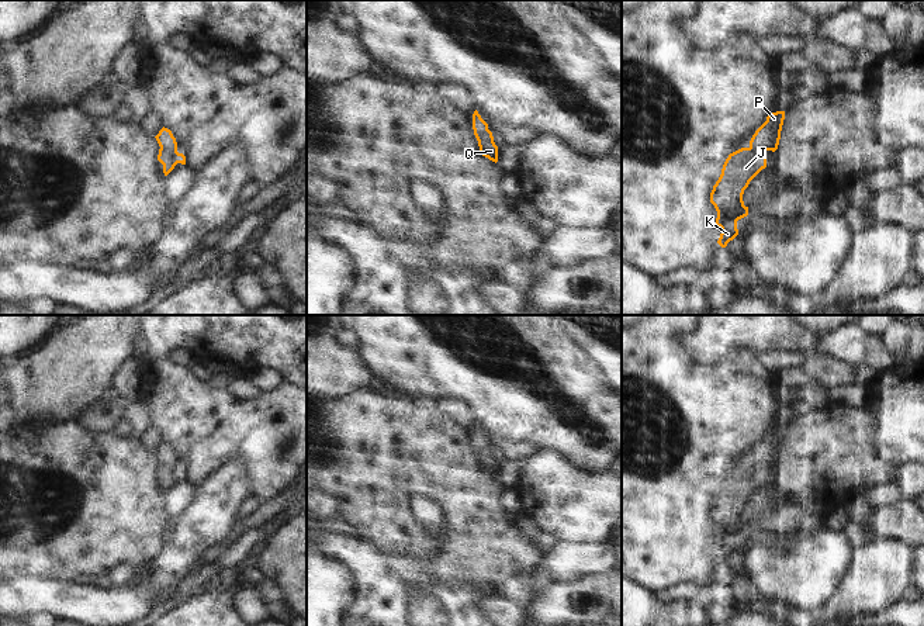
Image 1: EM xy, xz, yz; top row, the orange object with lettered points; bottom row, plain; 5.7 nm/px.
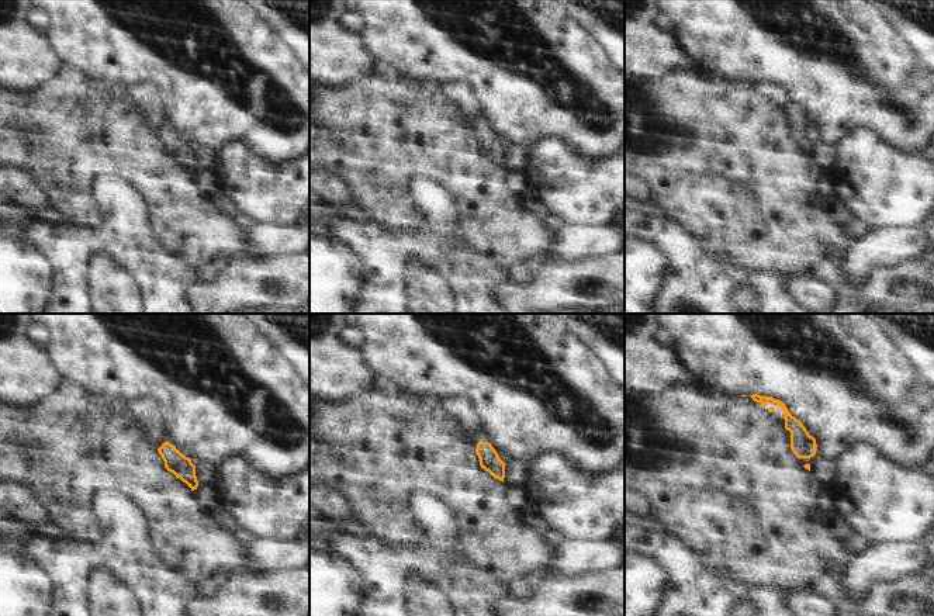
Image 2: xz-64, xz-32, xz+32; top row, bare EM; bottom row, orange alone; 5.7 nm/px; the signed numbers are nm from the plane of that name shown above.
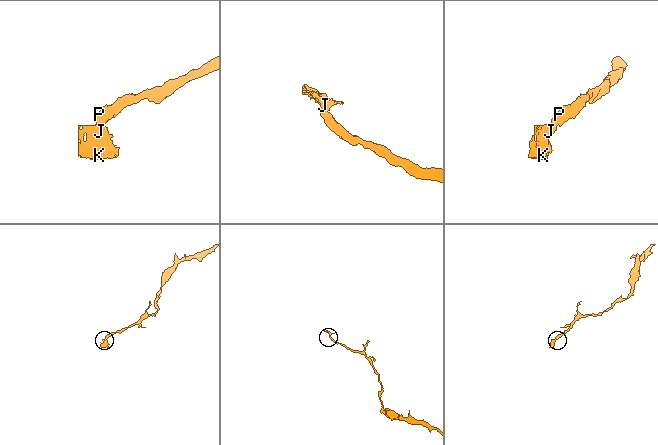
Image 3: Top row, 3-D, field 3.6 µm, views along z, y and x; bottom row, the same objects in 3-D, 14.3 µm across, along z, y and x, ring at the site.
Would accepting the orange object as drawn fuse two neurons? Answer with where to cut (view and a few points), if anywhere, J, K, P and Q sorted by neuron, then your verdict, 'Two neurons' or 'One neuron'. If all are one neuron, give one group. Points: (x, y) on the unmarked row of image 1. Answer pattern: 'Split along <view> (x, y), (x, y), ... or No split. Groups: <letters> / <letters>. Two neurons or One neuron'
No split. Groups: J K P Q. One neuron

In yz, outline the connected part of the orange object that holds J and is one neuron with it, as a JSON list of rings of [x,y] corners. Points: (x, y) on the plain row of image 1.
[[[785,426],[769,428],[755,446],[748,463],[729,470],[721,490],[710,508],[710,518],[717,526],[716,540],[721,543],[717,558],[726,563],[738,550],[737,536],[748,530],[743,509],[750,497],[766,483],[766,467],[779,460]]]

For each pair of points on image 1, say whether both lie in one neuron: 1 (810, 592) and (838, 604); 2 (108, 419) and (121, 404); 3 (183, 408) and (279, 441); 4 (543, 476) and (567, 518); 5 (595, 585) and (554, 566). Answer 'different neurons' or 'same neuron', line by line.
1: different neurons
2: same neuron
3: same neuron
4: same neuron
5: different neurons

